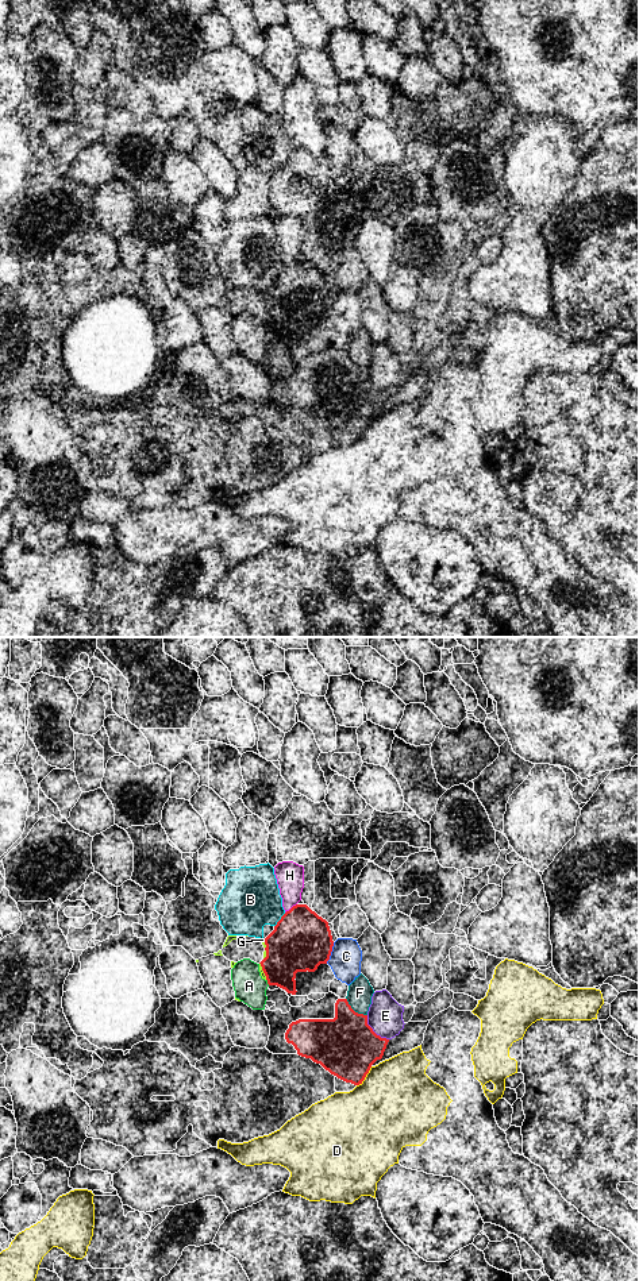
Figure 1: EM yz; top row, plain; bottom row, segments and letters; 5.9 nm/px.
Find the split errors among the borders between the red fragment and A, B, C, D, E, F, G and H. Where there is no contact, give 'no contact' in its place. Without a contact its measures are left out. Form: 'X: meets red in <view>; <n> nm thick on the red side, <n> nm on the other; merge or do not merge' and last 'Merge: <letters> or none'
A: meets red in yz; 300 nm thick on the red side, 190 nm on the other; do not merge
B: meets red in yz; 360 nm thick on the red side, 360 nm on the other; do not merge
C: meets red in yz; 360 nm thick on the red side, 190 nm on the other; do not merge
D: meets red in yz; 360 nm thick on the red side, 480 nm on the other; do not merge
E: meets red in yz; 360 nm thick on the red side, 200 nm on the other; do not merge
F: meets red in yz; 360 nm thick on the red side, 150 nm on the other; do not merge
G: meets red in yz; 360 nm thick on the red side, 20 nm on the other; do not merge
H: meets red in yz; 360 nm thick on the red side, 160 nm on the other; do not merge
Merge: none

